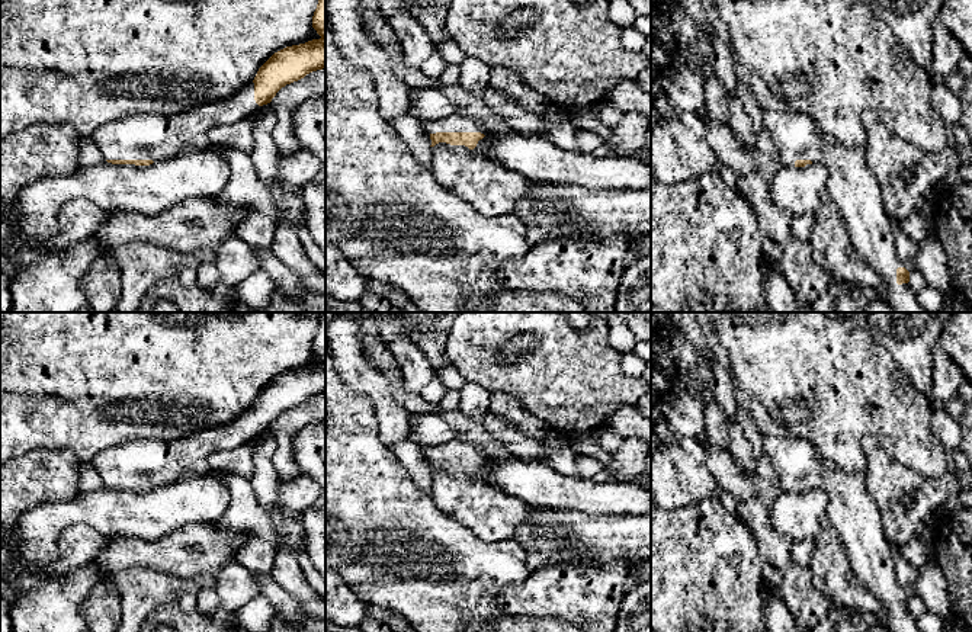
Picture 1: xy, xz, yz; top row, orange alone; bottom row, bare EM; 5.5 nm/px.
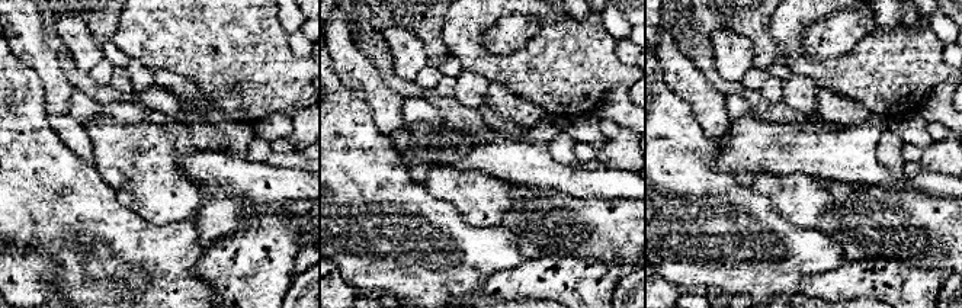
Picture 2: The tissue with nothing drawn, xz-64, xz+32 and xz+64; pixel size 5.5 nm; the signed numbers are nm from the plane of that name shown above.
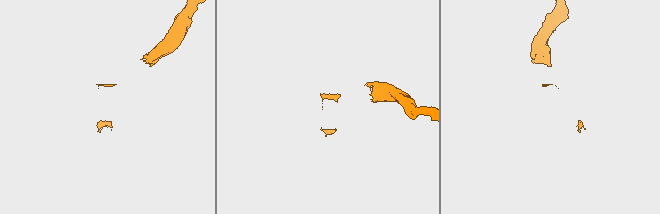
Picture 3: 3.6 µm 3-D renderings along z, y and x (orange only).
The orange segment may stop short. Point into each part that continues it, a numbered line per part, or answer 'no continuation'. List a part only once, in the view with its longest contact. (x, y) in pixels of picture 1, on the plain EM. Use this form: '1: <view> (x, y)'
1: xz (490, 513)

